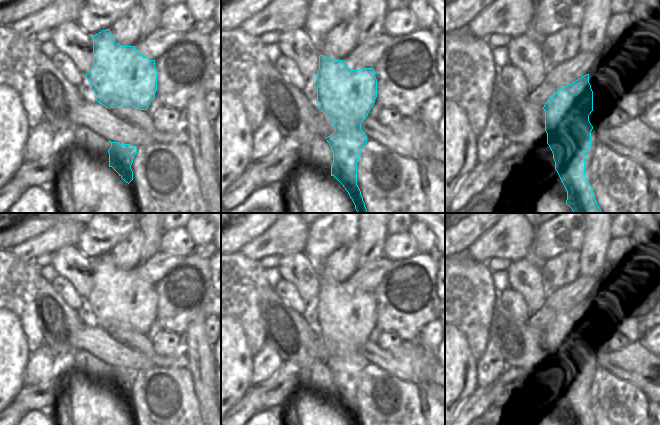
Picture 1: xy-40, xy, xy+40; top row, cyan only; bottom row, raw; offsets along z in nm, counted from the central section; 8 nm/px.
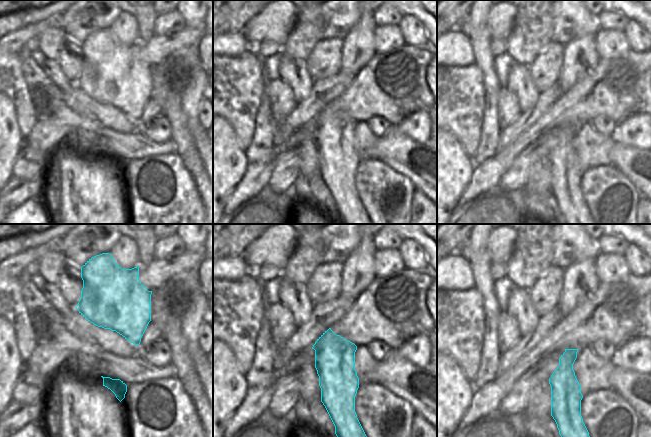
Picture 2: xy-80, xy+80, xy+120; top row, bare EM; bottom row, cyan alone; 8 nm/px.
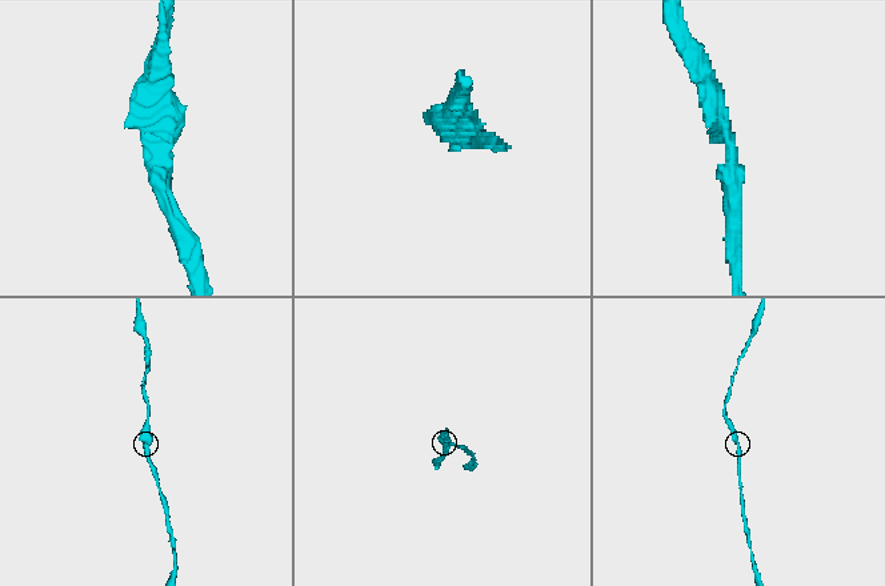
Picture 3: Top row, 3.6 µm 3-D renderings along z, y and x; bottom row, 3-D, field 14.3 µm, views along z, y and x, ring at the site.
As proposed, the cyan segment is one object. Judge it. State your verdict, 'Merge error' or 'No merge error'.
No merge error

